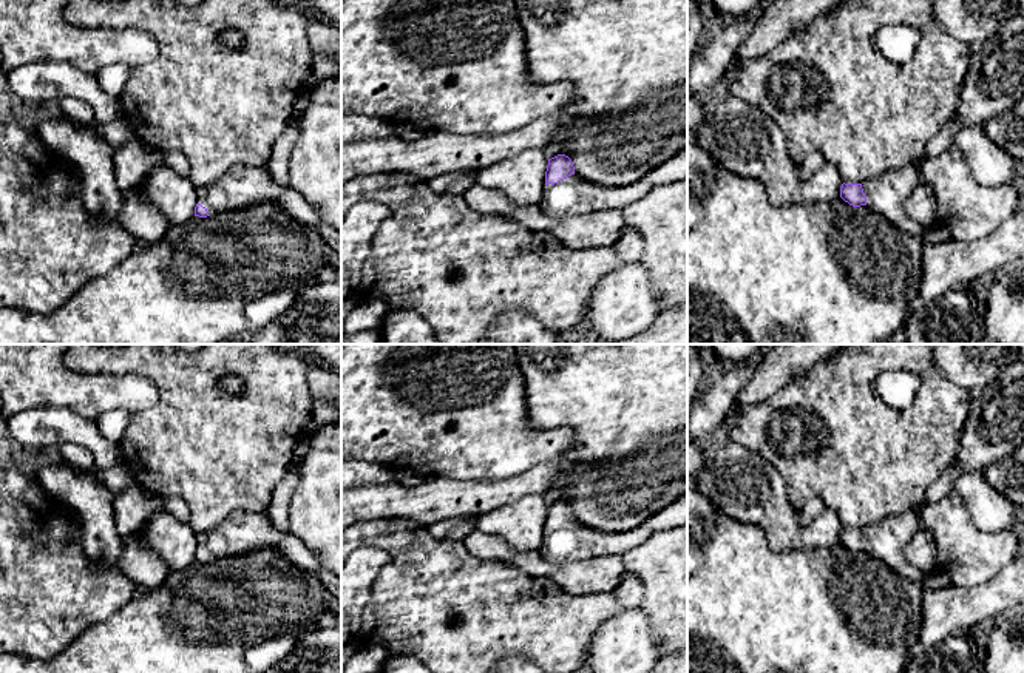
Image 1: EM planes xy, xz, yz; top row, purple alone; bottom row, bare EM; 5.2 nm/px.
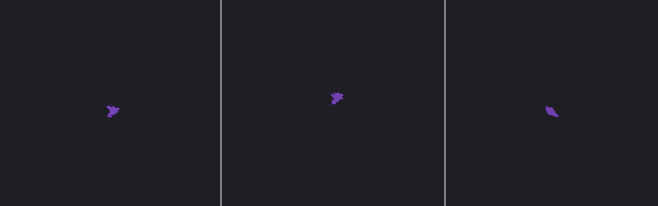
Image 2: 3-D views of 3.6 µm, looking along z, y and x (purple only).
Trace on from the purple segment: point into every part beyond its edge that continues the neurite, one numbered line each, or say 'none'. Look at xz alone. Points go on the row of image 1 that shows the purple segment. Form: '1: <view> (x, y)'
1: xz (572, 196)

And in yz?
1: yz (995, 81)

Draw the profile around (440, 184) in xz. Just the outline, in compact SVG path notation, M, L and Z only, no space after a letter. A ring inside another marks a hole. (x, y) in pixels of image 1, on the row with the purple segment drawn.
M476 170L453 171L431 178L426 182L434 193L463 194L476 182L476 176Z

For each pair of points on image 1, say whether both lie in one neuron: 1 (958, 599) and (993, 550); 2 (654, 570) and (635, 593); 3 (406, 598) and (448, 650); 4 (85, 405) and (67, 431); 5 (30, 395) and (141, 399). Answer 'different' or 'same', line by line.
1: different
2: different
3: same
4: different
5: same

